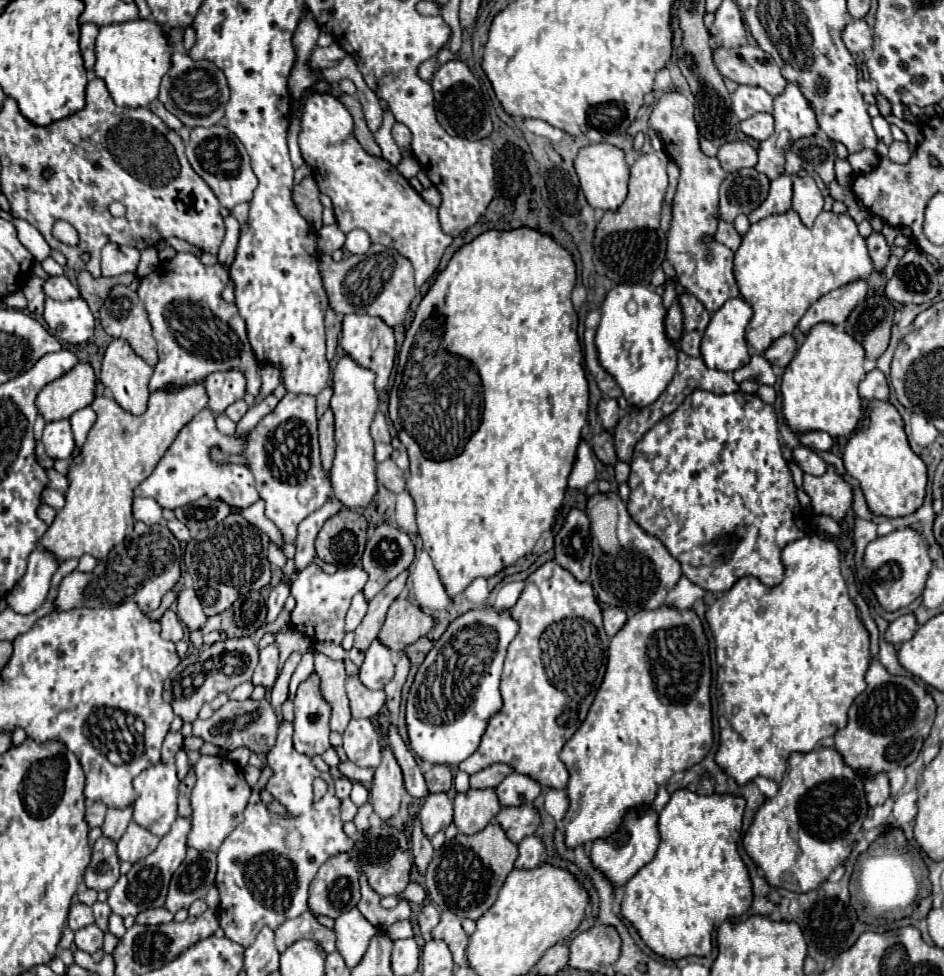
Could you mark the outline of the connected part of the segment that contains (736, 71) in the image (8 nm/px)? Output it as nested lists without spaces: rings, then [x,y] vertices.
[[[735,46],[735,48],[713,48],[713,62],[717,70],[743,86],[765,88],[771,96],[783,92],[787,80],[781,76],[775,60],[759,46]]]

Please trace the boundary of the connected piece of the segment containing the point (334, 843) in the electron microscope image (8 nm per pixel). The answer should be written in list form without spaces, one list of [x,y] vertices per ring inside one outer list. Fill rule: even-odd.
[[[283,722],[279,726],[279,736],[277,736],[277,744],[275,750],[271,750],[267,754],[267,766],[275,772],[271,776],[271,780],[267,782],[267,790],[285,806],[287,810],[287,818],[281,814],[273,814],[265,808],[263,802],[257,804],[249,804],[245,808],[245,820],[225,838],[225,842],[221,844],[219,852],[217,852],[217,880],[215,886],[219,890],[219,924],[225,930],[225,936],[231,938],[233,942],[241,944],[241,946],[251,946],[251,942],[255,940],[255,934],[263,928],[269,926],[271,930],[277,930],[285,920],[297,918],[299,914],[307,912],[307,888],[309,882],[313,880],[313,876],[317,874],[319,866],[323,862],[327,862],[327,858],[333,858],[335,854],[347,852],[353,848],[353,840],[343,832],[343,822],[339,818],[339,800],[335,798],[335,788],[333,788],[333,780],[327,772],[319,772],[313,764],[311,758],[305,754],[299,754],[293,748],[291,742],[293,736],[293,726],[289,722]],[[315,778],[323,778],[329,786],[327,794],[321,800],[313,800],[313,780]]]

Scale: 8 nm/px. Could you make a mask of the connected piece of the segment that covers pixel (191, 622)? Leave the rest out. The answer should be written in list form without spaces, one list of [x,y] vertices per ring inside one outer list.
[[[181,588],[177,596],[177,616],[189,628],[189,632],[199,630],[205,626],[207,616],[201,610],[201,602],[191,588]]]

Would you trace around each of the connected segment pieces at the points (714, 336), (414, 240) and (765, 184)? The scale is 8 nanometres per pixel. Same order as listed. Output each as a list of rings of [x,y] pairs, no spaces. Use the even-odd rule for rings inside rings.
[[[743,298],[727,300],[711,316],[711,322],[709,322],[709,326],[703,334],[703,340],[701,340],[701,356],[703,356],[703,360],[709,368],[713,368],[713,370],[717,368],[717,370],[723,370],[723,372],[735,372],[735,370],[739,370],[739,366],[745,366],[749,362],[745,328],[747,328],[751,318],[753,318],[753,310]]]
[[[313,92],[307,98],[299,148],[313,170],[321,194],[331,198],[341,232],[347,234],[361,228],[369,234],[371,244],[383,244],[397,250],[413,264],[417,288],[423,286],[435,274],[445,248],[453,242],[453,236],[443,234],[437,208],[429,206],[395,166],[361,148],[353,138],[351,114],[333,94]]]
[[[743,168],[727,174],[721,184],[721,218],[733,222],[739,214],[751,214],[769,192],[769,178],[755,168]]]

